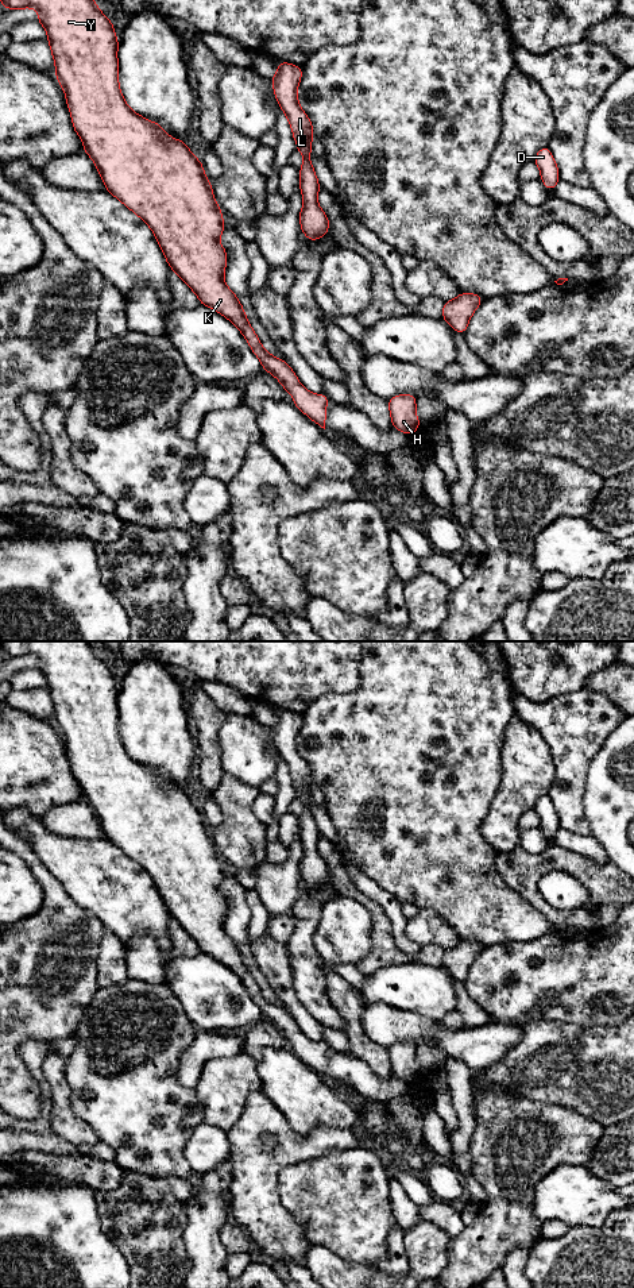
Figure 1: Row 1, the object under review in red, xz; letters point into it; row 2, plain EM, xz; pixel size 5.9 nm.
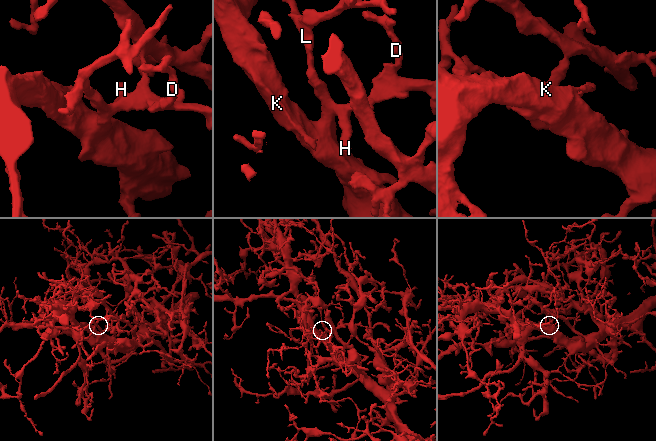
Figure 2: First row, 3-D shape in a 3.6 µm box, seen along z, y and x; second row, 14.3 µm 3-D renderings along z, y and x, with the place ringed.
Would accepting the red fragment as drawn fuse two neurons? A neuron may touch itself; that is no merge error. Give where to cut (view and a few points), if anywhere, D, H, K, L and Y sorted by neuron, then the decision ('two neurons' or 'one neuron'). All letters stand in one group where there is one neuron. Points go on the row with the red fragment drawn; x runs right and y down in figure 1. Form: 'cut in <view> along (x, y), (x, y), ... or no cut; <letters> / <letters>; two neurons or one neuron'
no cut; D H K L Y; one neuron

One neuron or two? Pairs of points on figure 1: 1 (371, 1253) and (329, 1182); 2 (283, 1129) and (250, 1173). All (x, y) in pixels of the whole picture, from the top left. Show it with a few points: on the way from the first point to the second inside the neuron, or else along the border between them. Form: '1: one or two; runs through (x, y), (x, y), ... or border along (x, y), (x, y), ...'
1: one; runs through (359, 1236), (352, 1217), (340, 1199)
2: one; runs through (283, 1142), (283, 1148), (263, 1167)

